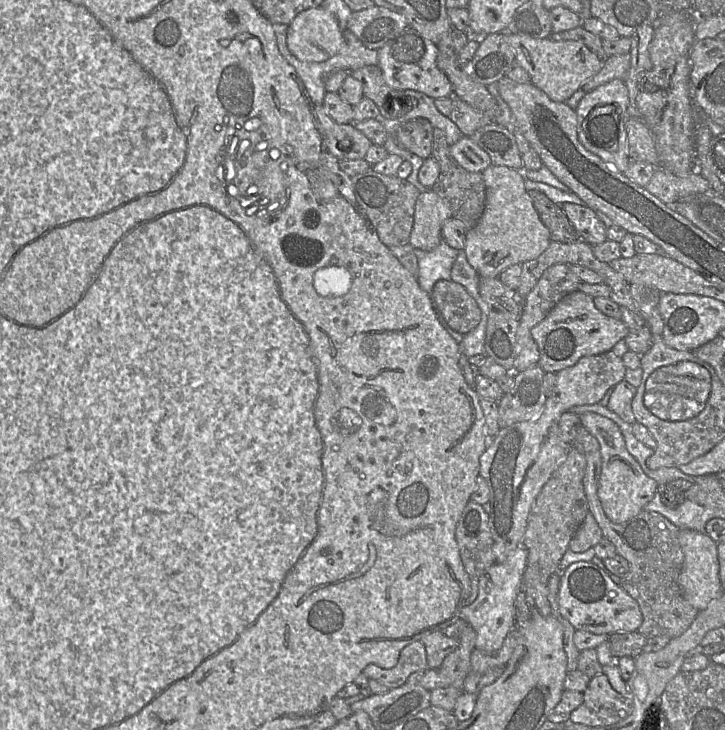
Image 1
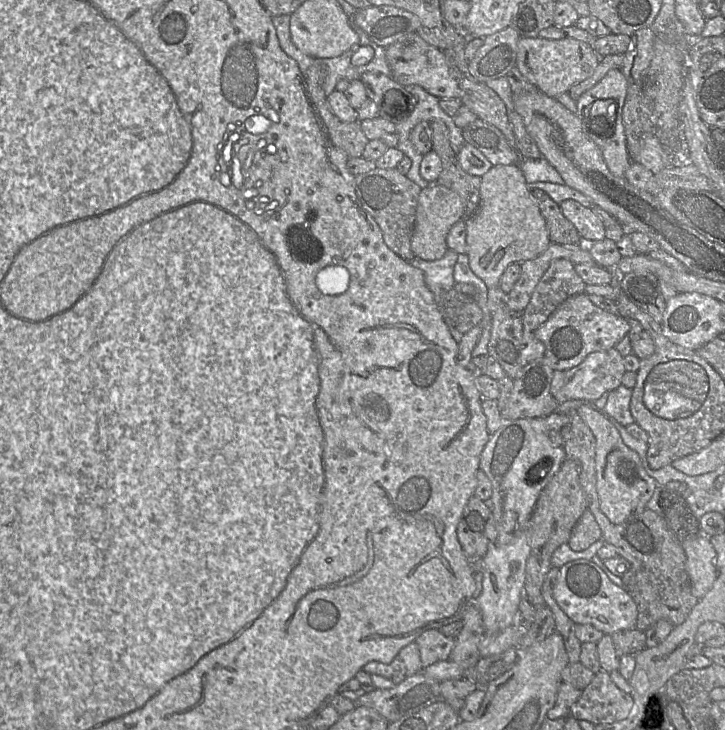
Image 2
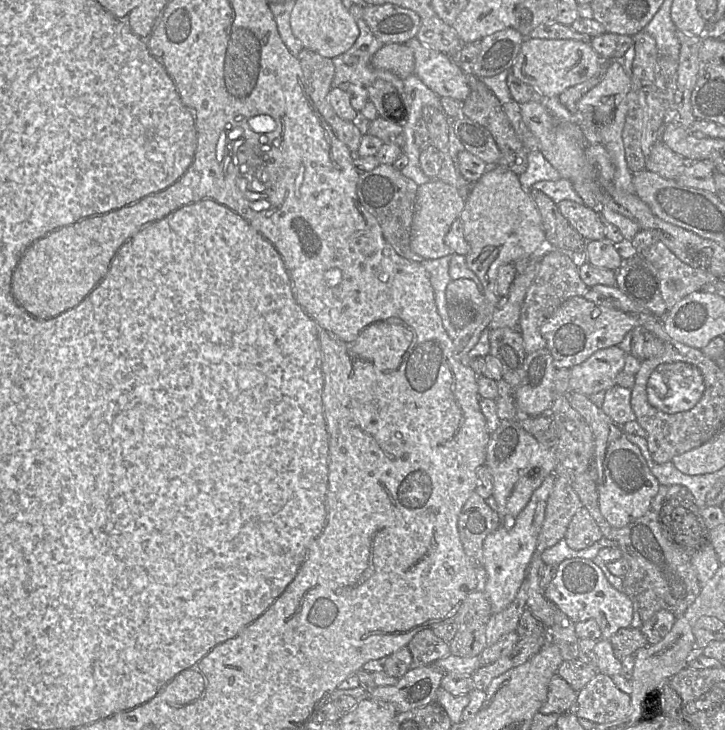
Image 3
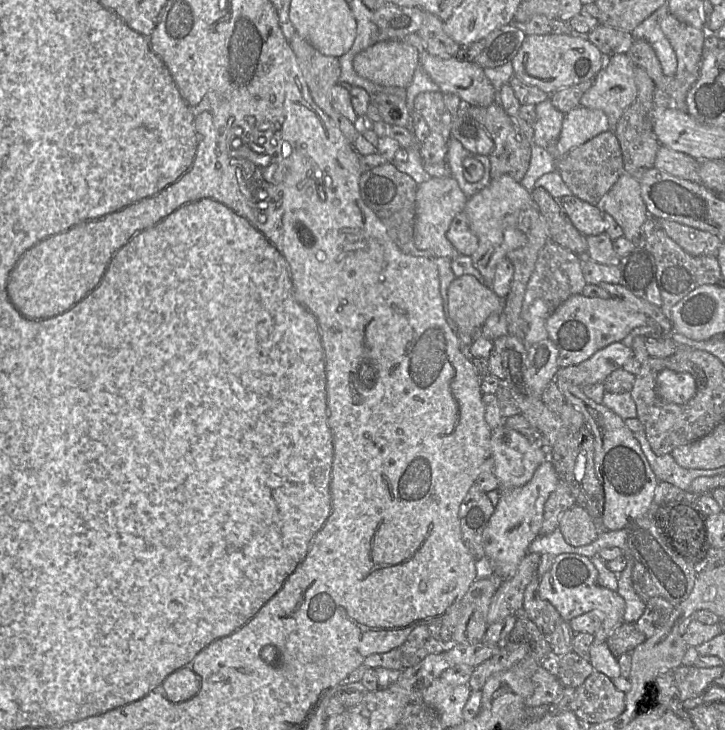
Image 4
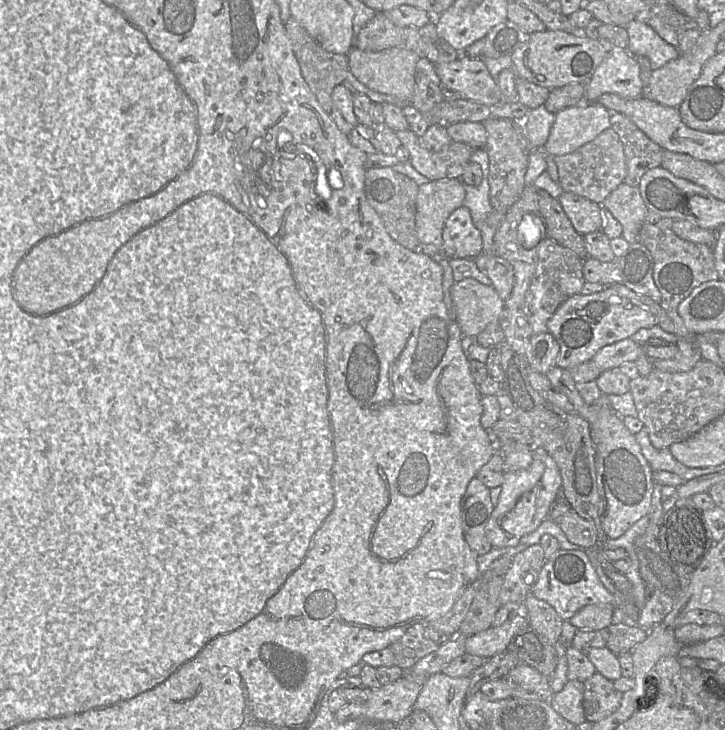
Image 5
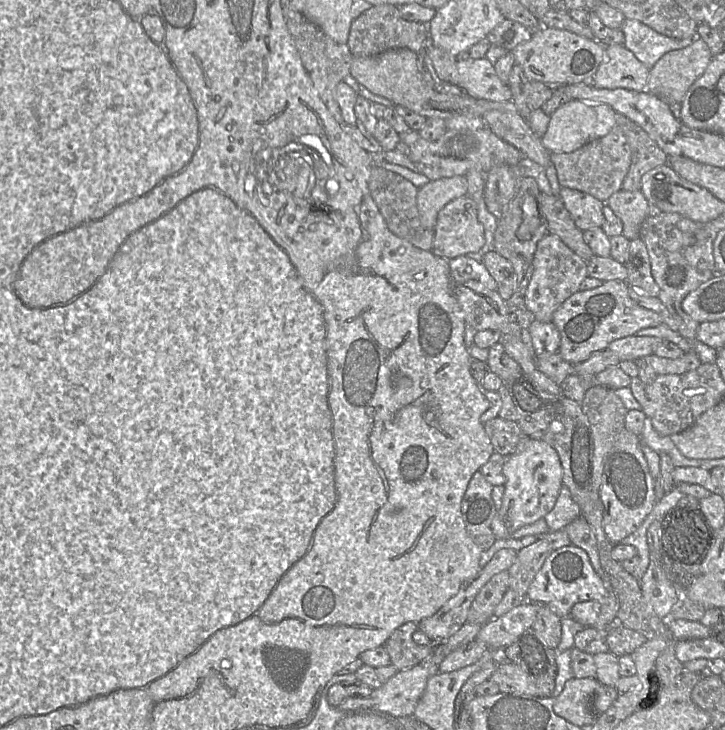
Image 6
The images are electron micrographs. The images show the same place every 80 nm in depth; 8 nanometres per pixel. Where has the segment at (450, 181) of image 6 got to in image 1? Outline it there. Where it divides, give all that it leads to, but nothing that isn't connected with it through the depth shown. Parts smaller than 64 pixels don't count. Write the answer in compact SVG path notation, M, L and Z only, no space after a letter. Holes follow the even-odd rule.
M428 189L419 194L414 213L414 222L409 244L414 249L432 251L441 239L443 223L452 217L447 199Z

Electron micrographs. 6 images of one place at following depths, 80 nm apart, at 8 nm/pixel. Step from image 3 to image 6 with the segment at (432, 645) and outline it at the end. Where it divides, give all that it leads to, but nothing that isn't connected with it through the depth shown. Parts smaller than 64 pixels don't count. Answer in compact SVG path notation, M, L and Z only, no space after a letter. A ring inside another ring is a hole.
M407 622L395 629L383 645L398 671L428 660L433 653L433 648L418 645L413 641L412 636L416 630L417 623Z

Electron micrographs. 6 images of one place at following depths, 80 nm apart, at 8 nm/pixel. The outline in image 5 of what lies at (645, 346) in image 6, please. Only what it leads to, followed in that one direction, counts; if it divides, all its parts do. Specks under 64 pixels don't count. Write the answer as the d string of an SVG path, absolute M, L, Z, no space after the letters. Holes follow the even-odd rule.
M626 338L604 346L591 360L603 372L620 367L626 362L635 362L642 354L644 354L644 344L639 344L630 338Z

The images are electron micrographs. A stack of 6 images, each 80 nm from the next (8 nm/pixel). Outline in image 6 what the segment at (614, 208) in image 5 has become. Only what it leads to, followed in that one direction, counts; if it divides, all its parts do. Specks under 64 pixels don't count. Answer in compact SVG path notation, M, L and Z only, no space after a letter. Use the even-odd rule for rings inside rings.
M620 189L610 196L606 205L623 223L623 233L630 241L640 237L640 229L649 216L649 203L641 190Z

